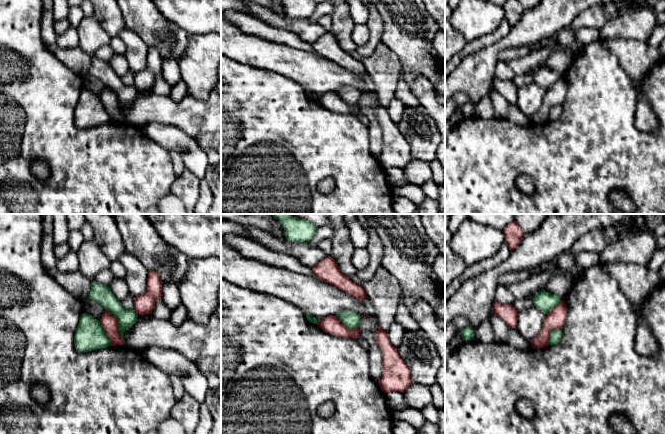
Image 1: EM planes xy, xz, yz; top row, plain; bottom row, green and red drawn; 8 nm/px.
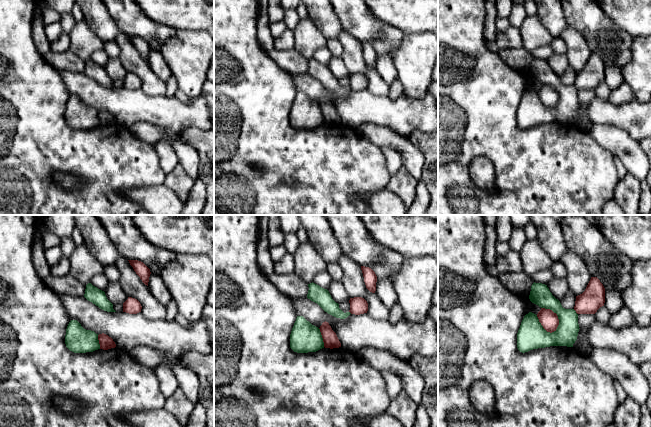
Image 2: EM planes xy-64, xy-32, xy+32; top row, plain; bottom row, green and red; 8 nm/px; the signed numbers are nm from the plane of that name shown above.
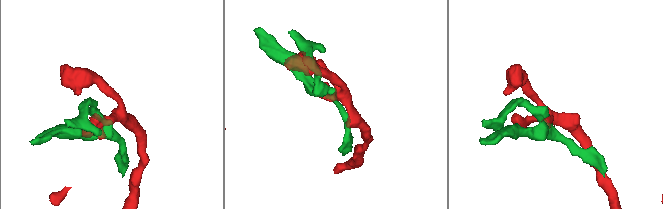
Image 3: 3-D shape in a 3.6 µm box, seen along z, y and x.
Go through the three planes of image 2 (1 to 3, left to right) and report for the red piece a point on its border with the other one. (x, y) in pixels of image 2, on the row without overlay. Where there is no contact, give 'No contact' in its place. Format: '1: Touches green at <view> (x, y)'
1: Touches green at xy-64 (98, 118)
2: Touches green at xy-32 (321, 113)
3: Touches green at xy+32 (557, 91)

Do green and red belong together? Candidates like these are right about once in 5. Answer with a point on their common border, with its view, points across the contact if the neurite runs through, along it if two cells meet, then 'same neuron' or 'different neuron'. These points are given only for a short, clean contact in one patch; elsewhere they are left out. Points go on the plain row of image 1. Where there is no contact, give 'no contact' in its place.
meets green in xy at (118, 101); different neuron

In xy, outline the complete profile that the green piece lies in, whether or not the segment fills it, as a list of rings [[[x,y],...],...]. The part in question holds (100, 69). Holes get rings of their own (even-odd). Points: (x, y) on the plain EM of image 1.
[[[96,57],[91,58],[89,75],[101,80],[106,87],[117,94],[118,107],[125,119],[124,108],[137,97],[138,91],[135,86],[124,84],[121,78],[112,70],[108,62]]]

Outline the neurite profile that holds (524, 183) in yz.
[[[519,175],[516,179],[516,187],[522,193],[531,194],[535,190],[535,182],[528,175]]]

